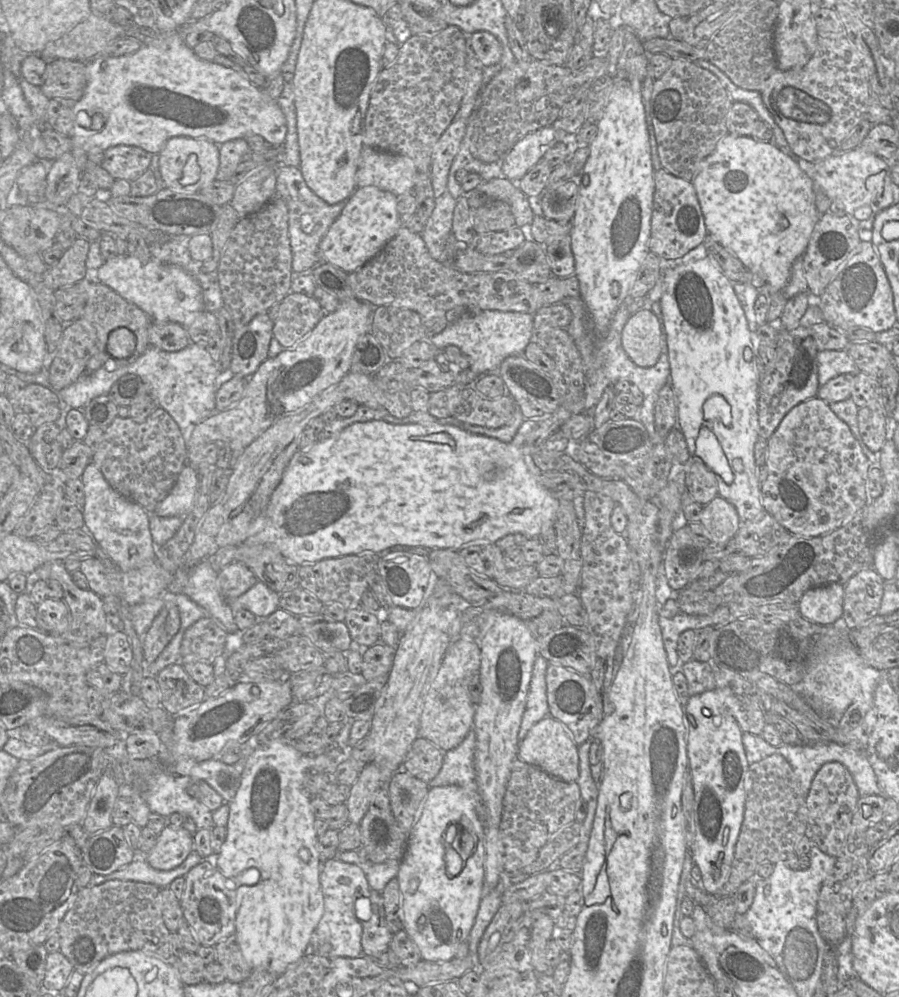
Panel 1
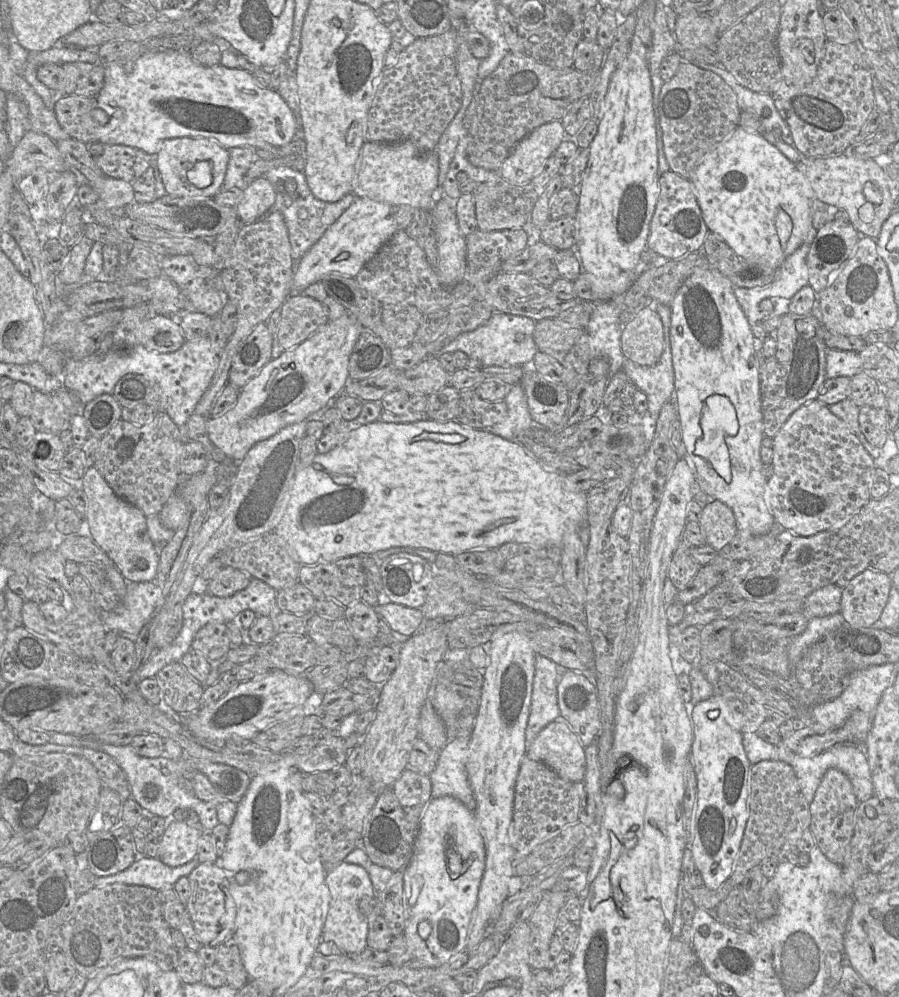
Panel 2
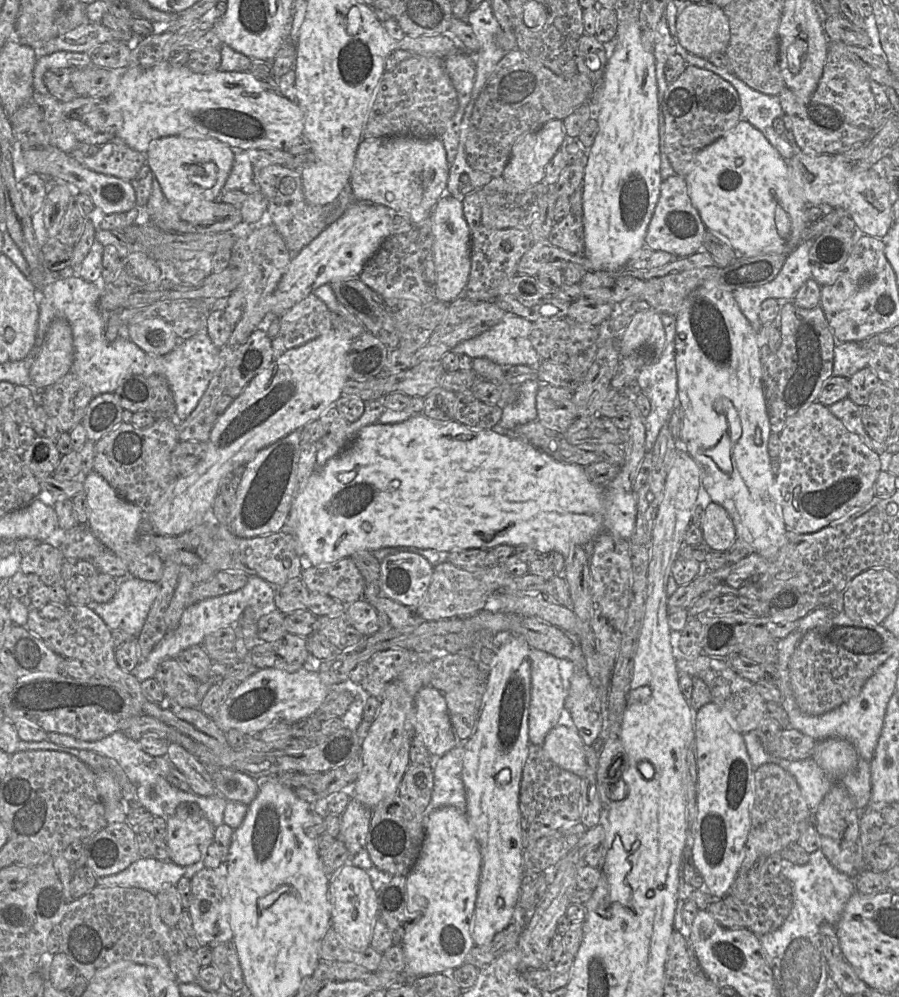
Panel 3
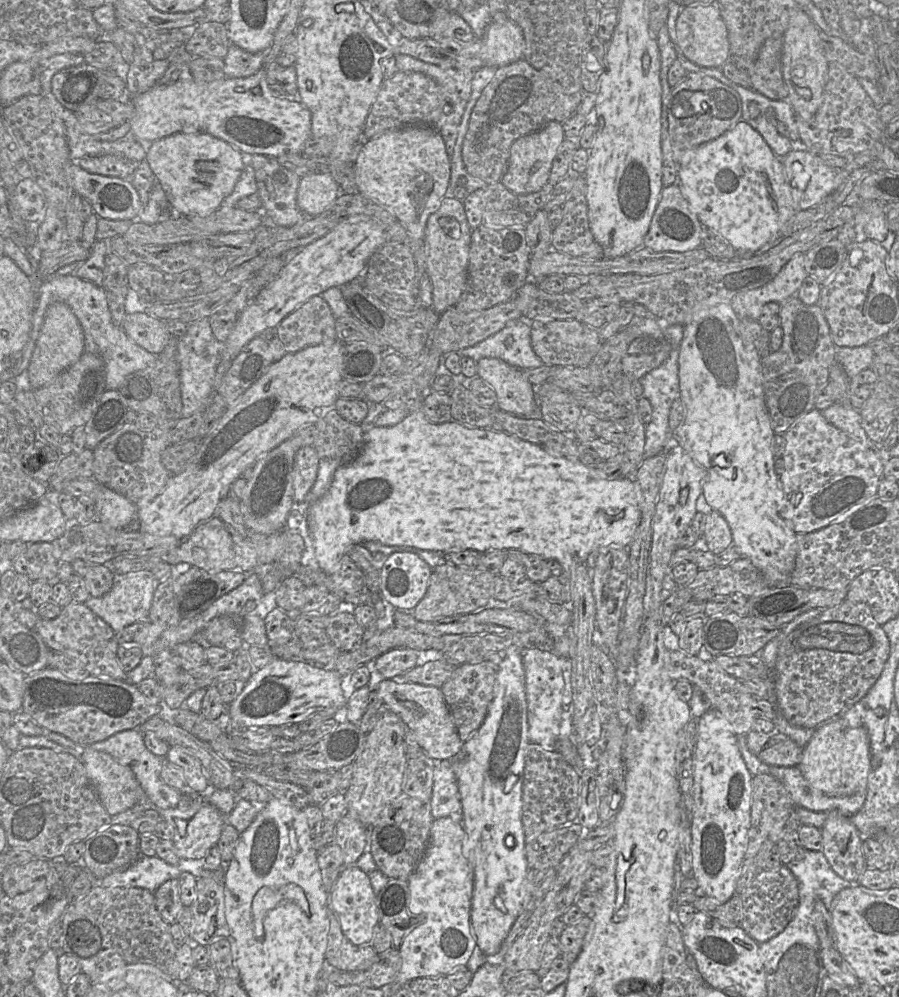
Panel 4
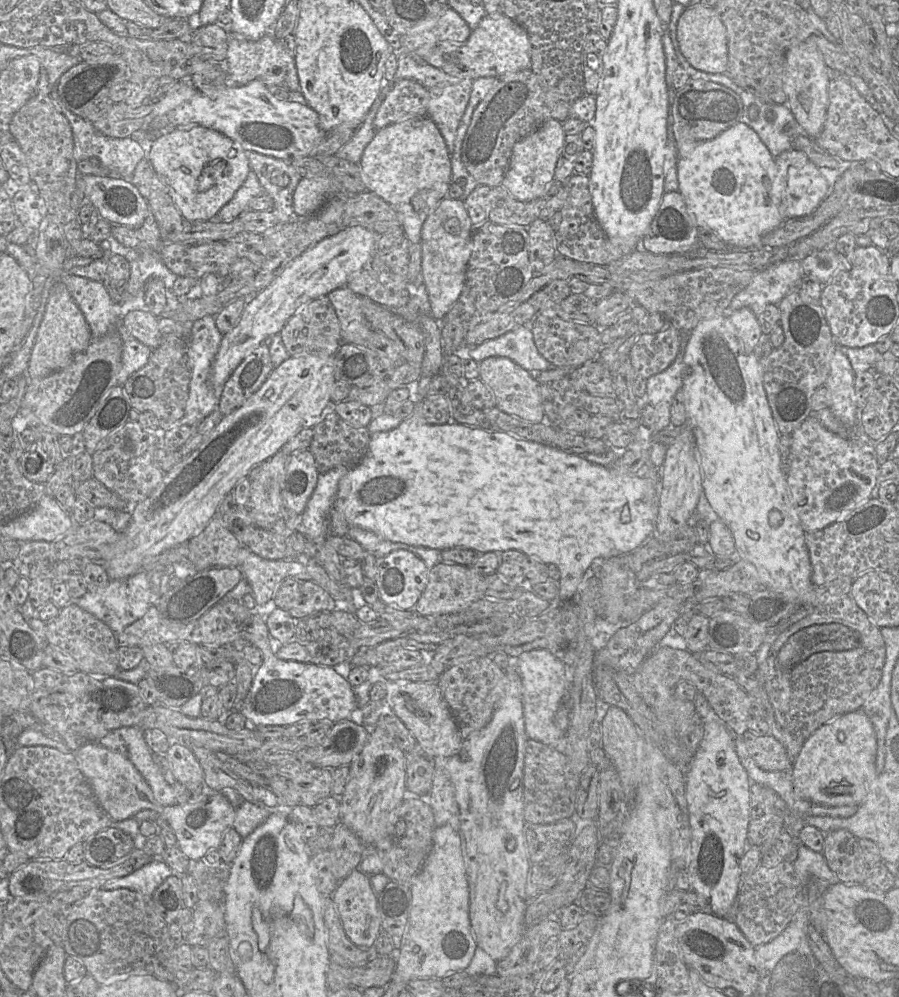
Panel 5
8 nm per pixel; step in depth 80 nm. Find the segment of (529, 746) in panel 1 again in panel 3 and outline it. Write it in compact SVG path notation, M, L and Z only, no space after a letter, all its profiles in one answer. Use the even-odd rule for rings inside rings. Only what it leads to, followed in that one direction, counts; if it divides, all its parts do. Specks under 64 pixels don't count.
M557 725L548 732L541 747L553 763L583 778L587 770L585 745L576 730Z

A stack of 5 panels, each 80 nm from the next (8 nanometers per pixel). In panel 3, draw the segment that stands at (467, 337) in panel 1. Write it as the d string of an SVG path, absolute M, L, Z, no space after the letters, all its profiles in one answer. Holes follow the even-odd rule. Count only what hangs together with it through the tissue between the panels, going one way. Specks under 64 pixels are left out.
M506 313L498 324L474 338L460 342L451 352L458 355L465 354L473 359L487 358L503 367L528 365L537 369L541 358L530 341L532 324L523 317Z

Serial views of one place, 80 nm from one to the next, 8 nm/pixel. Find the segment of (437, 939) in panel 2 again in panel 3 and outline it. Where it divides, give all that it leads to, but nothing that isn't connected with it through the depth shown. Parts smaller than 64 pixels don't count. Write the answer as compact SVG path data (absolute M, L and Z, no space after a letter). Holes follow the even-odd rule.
M452 806L438 808L427 814L425 817L425 837L420 849L419 856L412 869L406 875L407 913L409 915L409 922L406 925L405 934L403 936L401 945L403 947L406 963L404 974L408 979L432 974L442 974L444 972L452 972L466 962L468 953L475 946L471 937L471 929L476 899L478 895L481 865L482 855L479 843L475 837L471 825L469 824L466 814L462 814L459 810Z

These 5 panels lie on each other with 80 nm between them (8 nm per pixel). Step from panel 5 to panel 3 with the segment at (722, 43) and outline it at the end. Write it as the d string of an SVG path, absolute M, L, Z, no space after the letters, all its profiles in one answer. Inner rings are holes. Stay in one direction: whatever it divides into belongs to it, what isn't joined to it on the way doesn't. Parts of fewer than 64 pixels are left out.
M711 2L688 4L677 17L676 38L688 52L707 60L713 53L724 53L729 45L728 18L722 8Z

